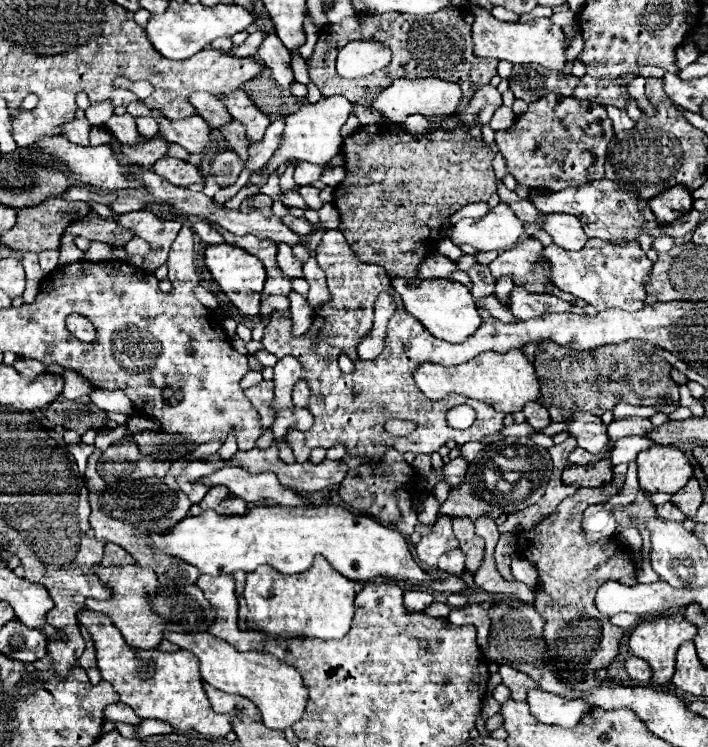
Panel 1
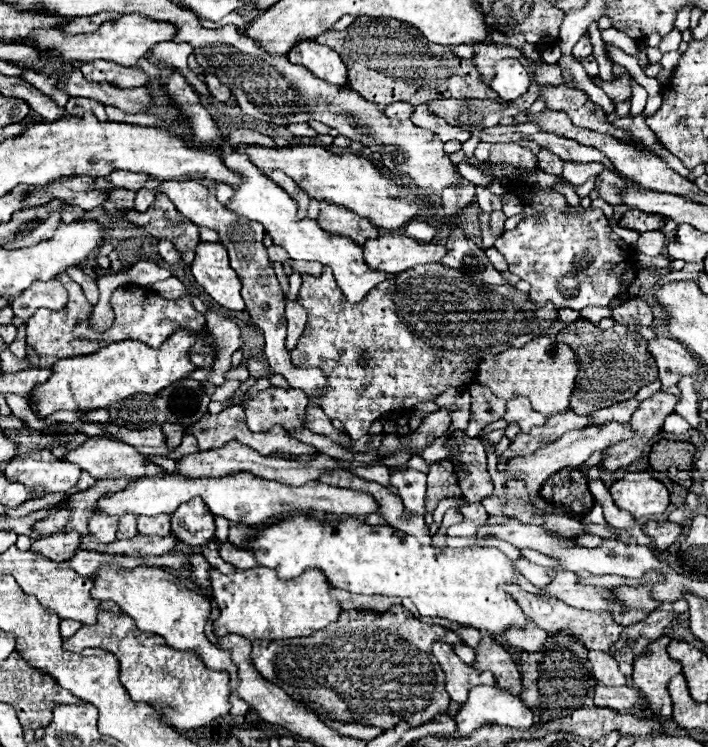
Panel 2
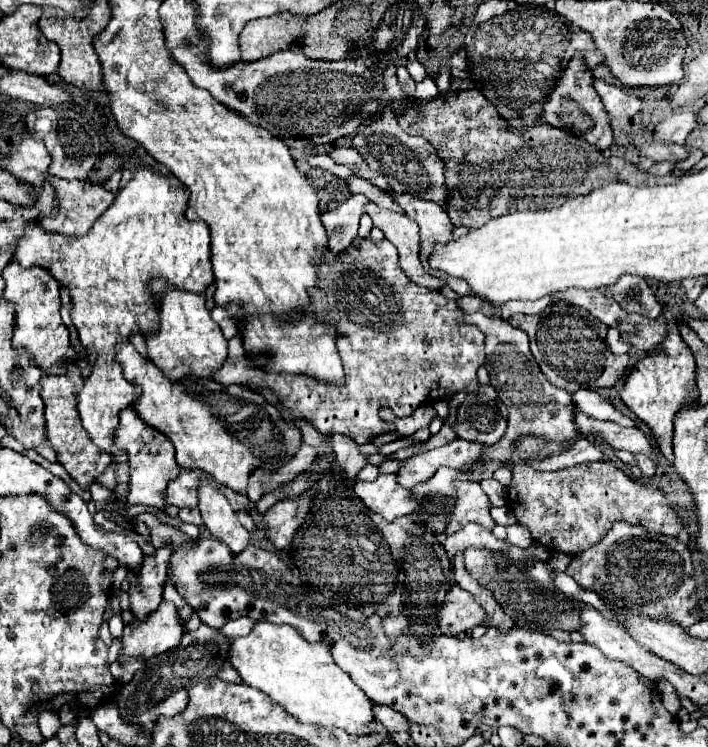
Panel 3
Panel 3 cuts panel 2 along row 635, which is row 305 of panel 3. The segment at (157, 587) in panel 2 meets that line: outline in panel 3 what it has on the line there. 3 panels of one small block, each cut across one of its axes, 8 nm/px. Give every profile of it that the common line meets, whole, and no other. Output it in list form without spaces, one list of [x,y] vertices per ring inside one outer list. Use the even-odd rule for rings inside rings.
[[[166,280],[148,282],[148,294],[158,300],[158,330],[146,332],[144,340],[148,346],[150,360],[170,378],[180,380],[184,376],[200,376],[210,378],[214,370],[220,368],[224,358],[228,356],[228,342],[222,336],[220,326],[210,318],[206,310],[204,294],[184,292],[176,286],[168,286]]]

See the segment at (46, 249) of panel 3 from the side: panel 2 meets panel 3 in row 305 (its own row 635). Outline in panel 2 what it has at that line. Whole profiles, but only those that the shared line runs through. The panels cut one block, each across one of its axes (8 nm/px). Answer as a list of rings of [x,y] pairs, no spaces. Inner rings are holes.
[[[100,612],[98,622],[94,626],[82,626],[74,636],[64,640],[64,650],[68,652],[80,652],[84,648],[104,648],[112,652],[120,662],[120,682],[128,690],[134,702],[146,702],[150,704],[160,718],[164,718],[168,724],[176,726],[178,730],[206,726],[218,716],[224,716],[230,712],[230,678],[226,672],[208,670],[202,662],[202,658],[196,652],[182,652],[170,648],[160,636],[156,634],[144,634],[136,628],[132,618],[128,618],[124,612],[112,614],[112,612]]]

